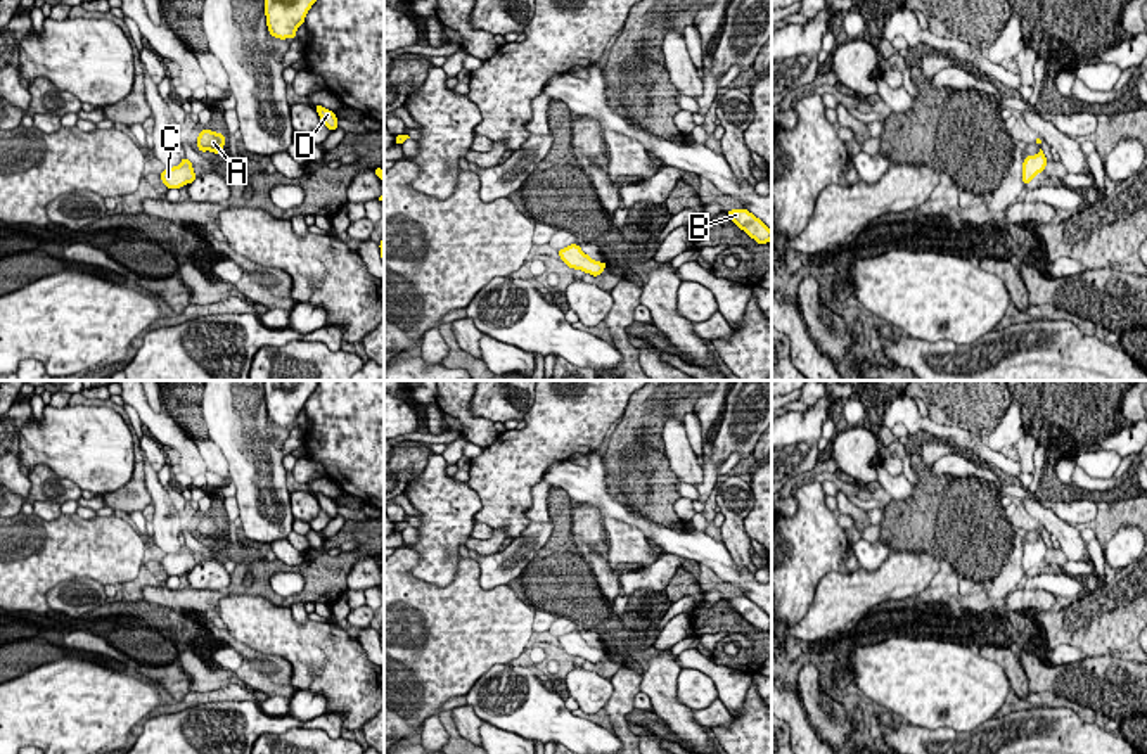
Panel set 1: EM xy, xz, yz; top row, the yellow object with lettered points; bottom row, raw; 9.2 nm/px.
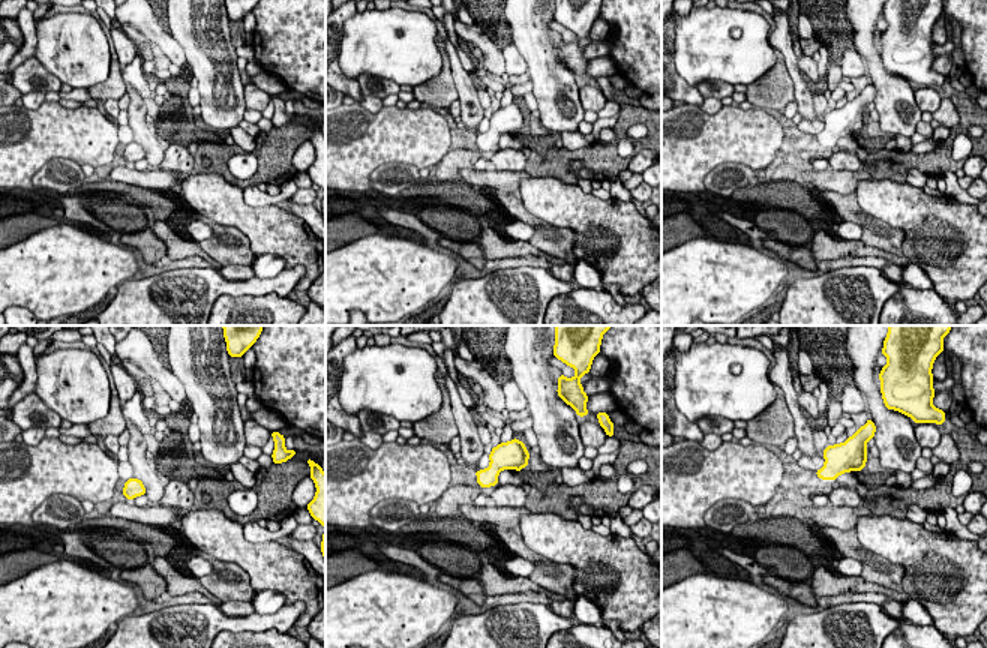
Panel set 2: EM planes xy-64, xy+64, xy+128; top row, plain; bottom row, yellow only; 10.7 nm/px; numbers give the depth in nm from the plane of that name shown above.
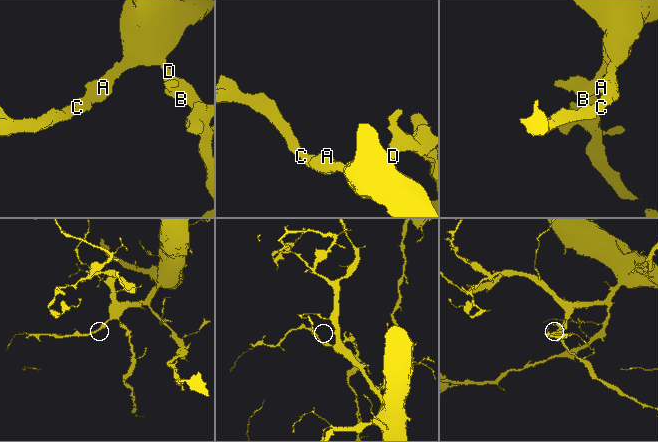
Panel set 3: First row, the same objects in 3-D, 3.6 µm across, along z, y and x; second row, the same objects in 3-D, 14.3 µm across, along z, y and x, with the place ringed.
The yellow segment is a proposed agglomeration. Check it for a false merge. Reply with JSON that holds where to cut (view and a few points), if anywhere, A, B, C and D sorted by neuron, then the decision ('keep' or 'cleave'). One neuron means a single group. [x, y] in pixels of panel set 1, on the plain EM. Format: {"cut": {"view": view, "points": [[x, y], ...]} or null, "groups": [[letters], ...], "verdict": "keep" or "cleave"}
{"cut": null, "groups": [["A", "B", "C", "D"]], "verdict": "keep"}

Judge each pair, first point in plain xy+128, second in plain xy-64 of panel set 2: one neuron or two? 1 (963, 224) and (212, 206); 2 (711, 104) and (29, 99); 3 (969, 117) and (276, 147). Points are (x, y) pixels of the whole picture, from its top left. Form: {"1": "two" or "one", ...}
{"1": "one", "2": "one", "3": "one"}

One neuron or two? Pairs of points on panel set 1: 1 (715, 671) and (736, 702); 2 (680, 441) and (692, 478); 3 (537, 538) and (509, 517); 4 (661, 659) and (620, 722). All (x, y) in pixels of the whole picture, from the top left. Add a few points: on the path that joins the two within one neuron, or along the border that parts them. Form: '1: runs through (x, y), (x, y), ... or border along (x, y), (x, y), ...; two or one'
1: runs through (722, 678), (734, 696); one
2: runs through (680, 450), (687, 469); one
3: border along (531, 521), (512, 538); two
4: border along (642, 675), (639, 690); two

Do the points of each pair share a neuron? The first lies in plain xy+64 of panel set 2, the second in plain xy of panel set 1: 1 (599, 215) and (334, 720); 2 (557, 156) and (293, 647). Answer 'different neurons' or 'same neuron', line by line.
1: different neurons
2: different neurons

